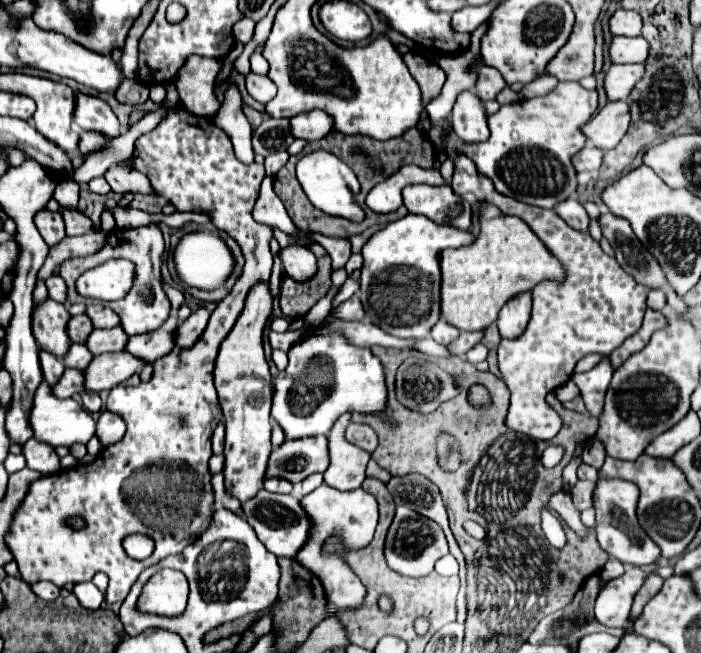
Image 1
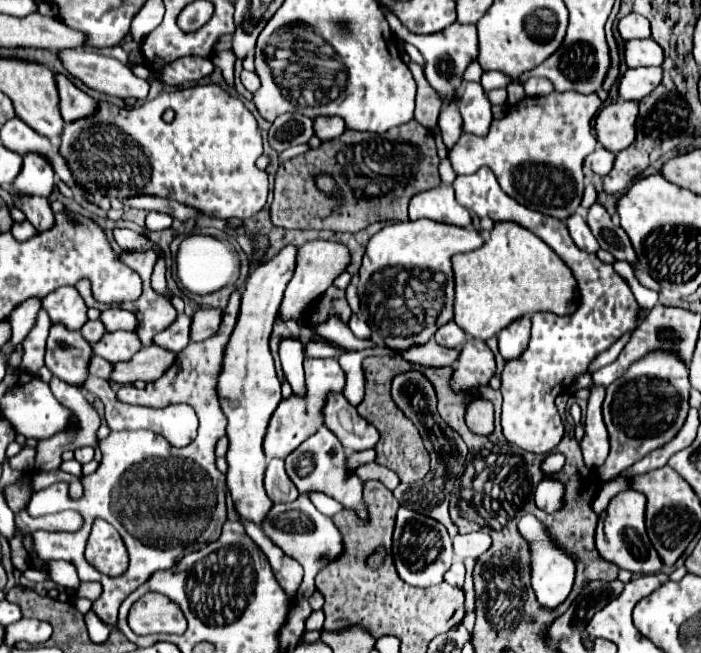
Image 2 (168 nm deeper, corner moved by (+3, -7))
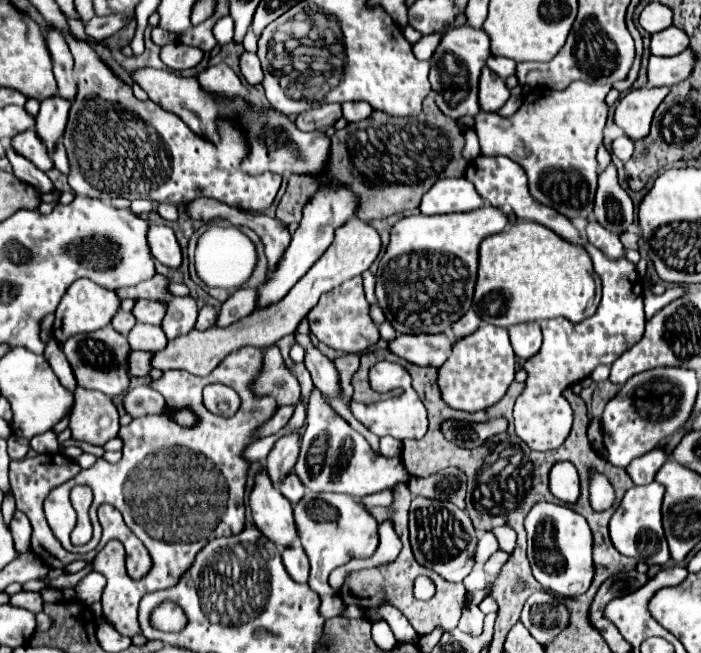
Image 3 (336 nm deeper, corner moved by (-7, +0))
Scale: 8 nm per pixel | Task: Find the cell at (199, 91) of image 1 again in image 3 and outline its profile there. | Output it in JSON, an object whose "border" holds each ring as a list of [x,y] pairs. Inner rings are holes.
{"border":[[[168,44],[168,46],[162,46],[160,58],[172,70],[188,70],[202,62],[204,52],[200,48],[192,48],[184,44]]]}

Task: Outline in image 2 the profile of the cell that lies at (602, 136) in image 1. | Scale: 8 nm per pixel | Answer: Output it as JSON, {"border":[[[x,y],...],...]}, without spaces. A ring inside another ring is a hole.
{"border":[[[616,101],[604,107],[596,119],[598,141],[612,153],[626,149],[636,139],[636,119],[638,101]]]}

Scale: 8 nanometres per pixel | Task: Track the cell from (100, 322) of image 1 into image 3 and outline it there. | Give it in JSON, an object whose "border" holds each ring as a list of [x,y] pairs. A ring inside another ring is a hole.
{"border":[[[136,300],[132,314],[136,316],[136,322],[160,324],[160,320],[164,318],[164,304],[154,300]]]}

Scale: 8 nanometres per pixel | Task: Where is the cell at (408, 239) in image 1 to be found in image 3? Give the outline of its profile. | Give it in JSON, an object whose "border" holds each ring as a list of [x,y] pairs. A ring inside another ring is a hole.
{"border":[[[492,206],[462,214],[406,216],[390,230],[390,242],[376,270],[376,300],[398,334],[446,332],[472,306],[478,244],[508,224],[504,212]]]}

